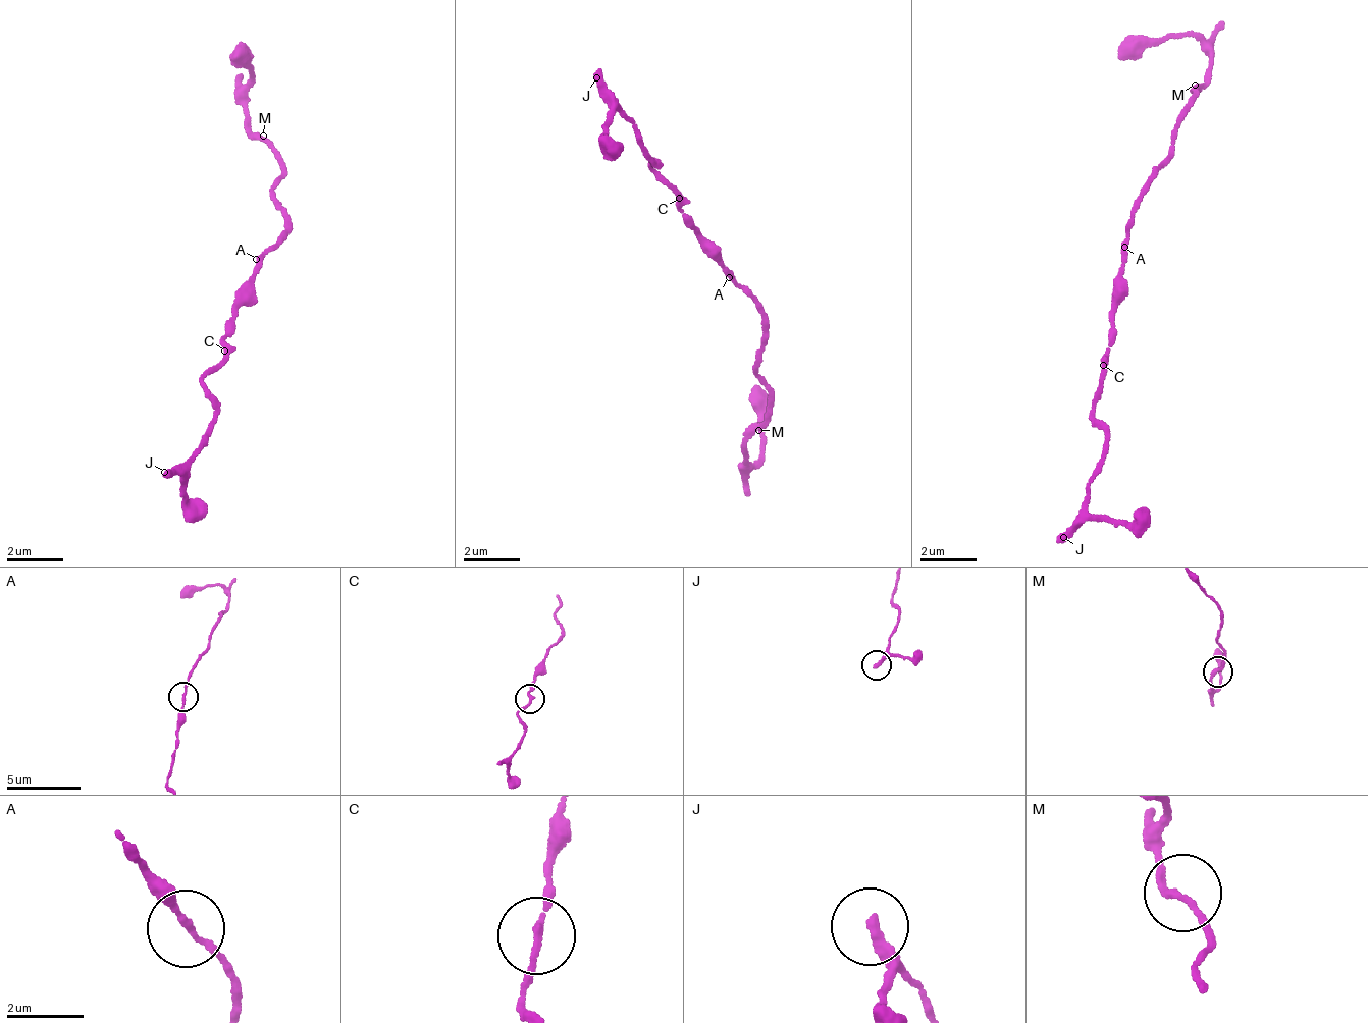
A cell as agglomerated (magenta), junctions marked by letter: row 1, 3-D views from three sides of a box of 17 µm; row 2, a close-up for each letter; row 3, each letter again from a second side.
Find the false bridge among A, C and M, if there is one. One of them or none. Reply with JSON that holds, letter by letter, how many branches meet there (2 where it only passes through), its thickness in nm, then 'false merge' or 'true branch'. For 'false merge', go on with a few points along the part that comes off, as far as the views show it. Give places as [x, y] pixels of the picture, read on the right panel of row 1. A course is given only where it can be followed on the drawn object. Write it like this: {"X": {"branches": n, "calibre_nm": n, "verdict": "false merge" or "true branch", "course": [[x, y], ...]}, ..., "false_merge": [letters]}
{"A": {"branches": 2, "calibre_nm": 140, "verdict": "true branch"}, "C": {"branches": 2, "calibre_nm": 170, "verdict": "false merge", "course": [[1102, 367], [1091, 407], [1105, 460], [1087, 505], [1149, 524]]}, "M": {"branches": 2, "calibre_nm": 170, "verdict": "true branch"}, "false_merge": ["C"]}

